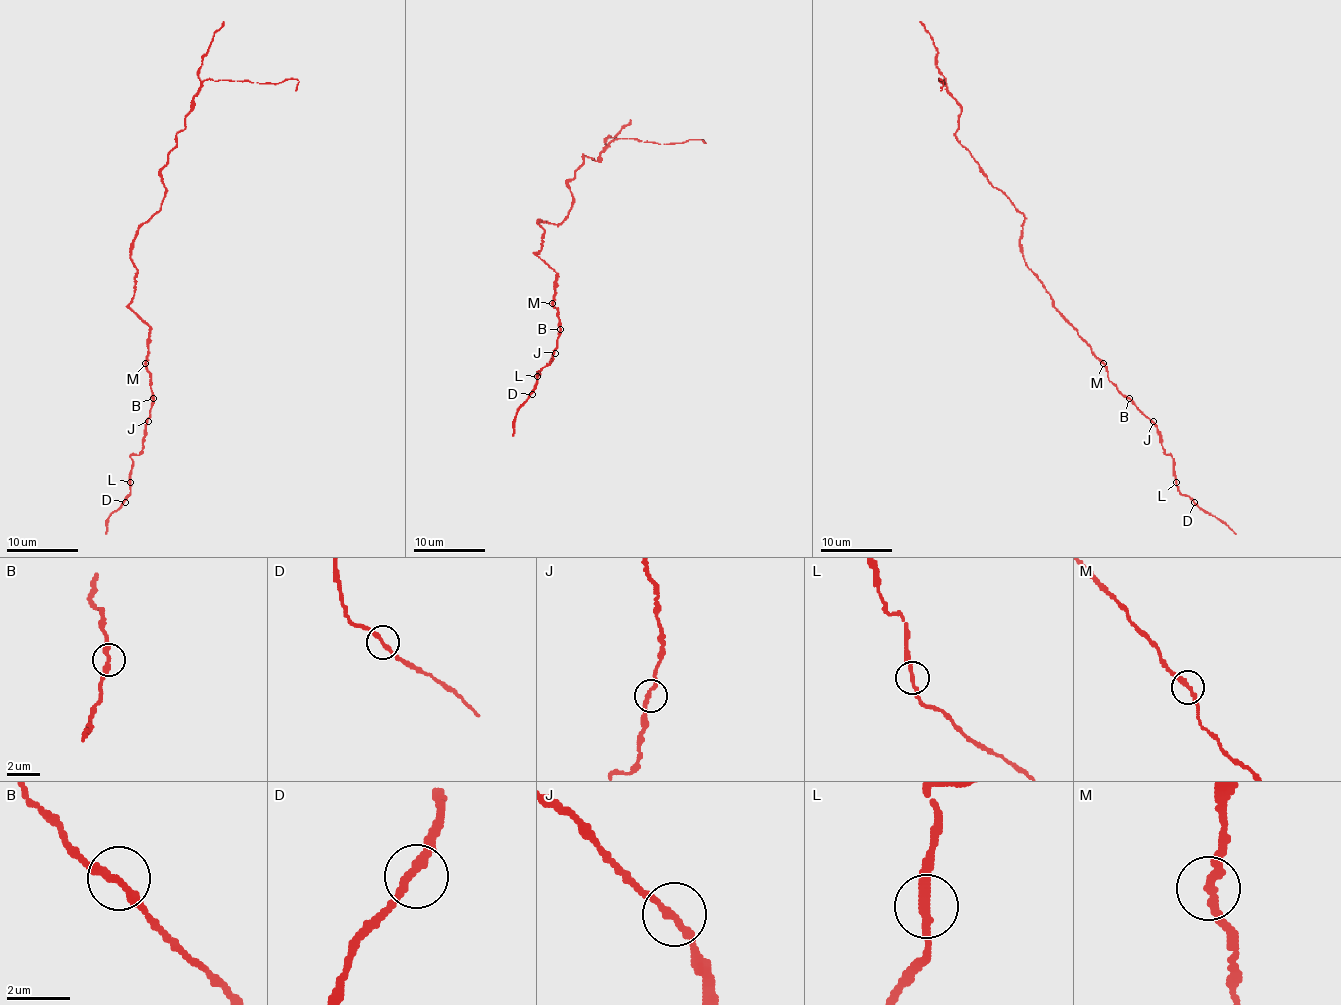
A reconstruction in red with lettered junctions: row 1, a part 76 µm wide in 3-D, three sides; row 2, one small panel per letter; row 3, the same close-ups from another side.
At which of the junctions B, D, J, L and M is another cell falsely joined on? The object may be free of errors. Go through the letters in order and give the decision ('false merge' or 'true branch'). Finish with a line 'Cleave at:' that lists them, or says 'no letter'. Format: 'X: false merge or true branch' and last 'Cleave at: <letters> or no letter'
B: true branch
D: true branch
J: true branch
L: true branch
M: true branch
Cleave at: no letter

